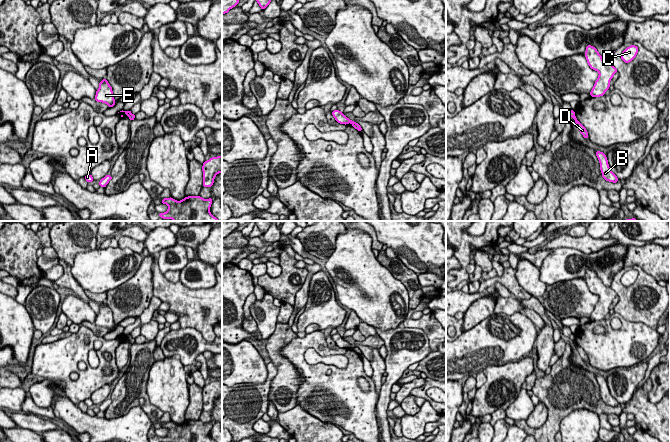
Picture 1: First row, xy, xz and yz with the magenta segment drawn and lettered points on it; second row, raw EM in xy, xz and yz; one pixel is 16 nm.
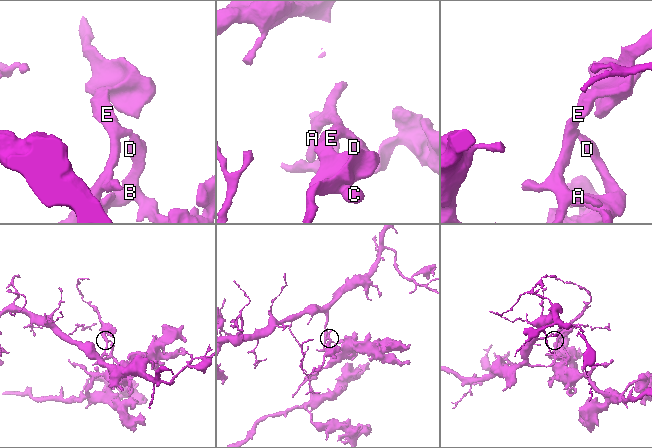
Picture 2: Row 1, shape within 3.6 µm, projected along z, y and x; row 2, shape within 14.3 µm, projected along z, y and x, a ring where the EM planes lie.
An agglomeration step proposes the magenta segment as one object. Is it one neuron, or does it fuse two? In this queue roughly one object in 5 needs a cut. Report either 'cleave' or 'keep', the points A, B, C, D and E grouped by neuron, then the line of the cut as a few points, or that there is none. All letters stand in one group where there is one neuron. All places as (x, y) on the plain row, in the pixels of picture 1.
cleave; groups A C E / B D; cut xy (131, 337), (128, 340)

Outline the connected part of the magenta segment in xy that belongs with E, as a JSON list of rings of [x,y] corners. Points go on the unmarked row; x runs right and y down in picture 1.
[[[104,302],[101,306],[99,306],[99,313],[96,315],[96,319],[94,322],[97,326],[102,326],[107,328],[109,331],[115,330],[115,323],[113,320],[112,311]]]

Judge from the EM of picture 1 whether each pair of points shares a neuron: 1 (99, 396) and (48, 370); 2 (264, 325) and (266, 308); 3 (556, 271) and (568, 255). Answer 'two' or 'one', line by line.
1: two
2: one
3: one

